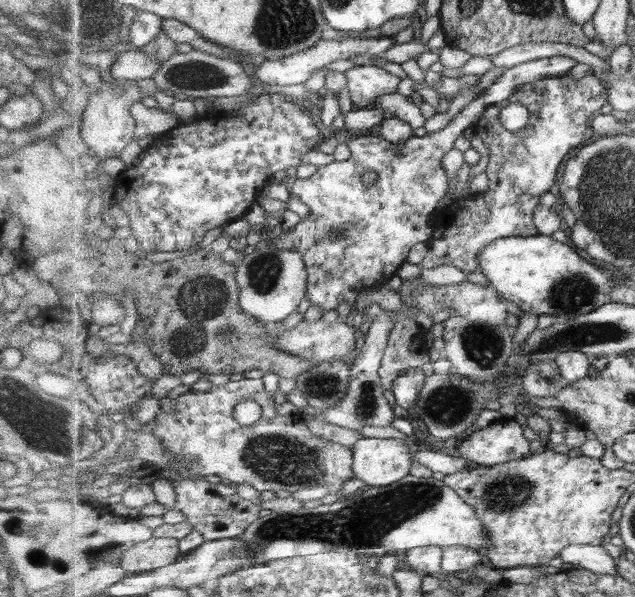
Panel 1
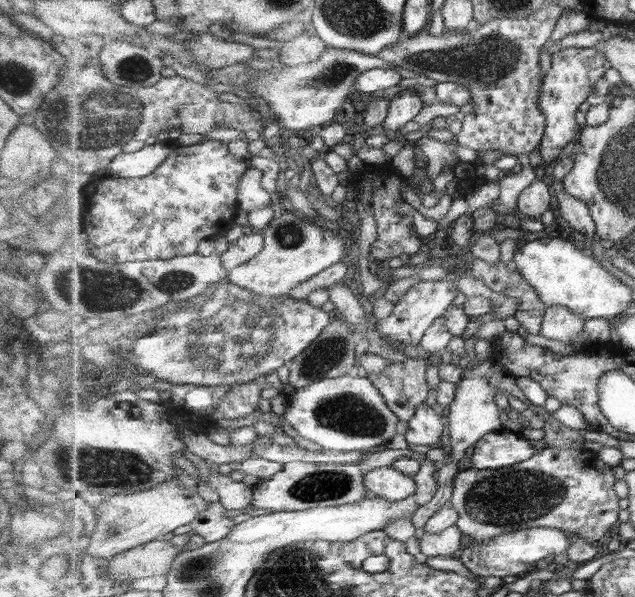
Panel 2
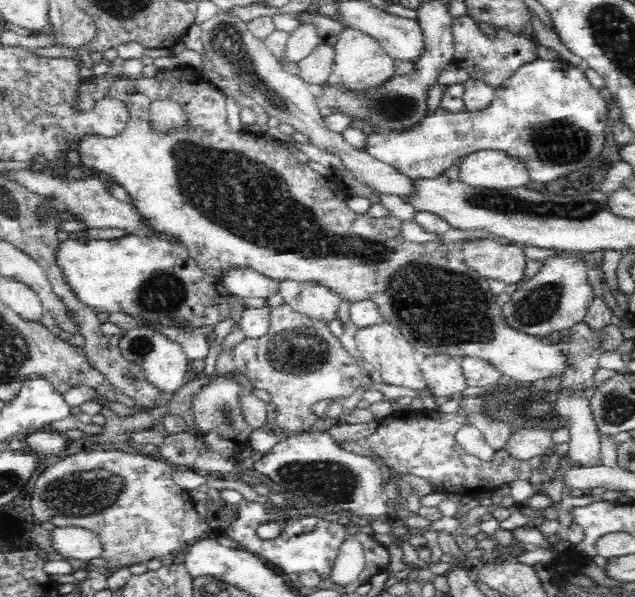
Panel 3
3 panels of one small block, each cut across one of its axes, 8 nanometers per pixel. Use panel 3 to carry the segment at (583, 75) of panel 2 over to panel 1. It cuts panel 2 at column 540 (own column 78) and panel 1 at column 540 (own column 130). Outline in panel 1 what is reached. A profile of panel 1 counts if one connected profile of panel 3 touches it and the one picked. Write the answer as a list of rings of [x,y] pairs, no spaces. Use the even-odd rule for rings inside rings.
[[[589,74],[580,79],[571,78],[568,75],[545,77],[520,86],[503,102],[489,104],[483,116],[472,127],[472,131],[483,140],[489,151],[489,163],[485,168],[489,178],[488,189],[480,193],[474,201],[468,196],[467,200],[459,198],[445,209],[437,210],[432,215],[431,225],[434,233],[427,242],[428,252],[419,266],[432,269],[447,265],[460,268],[466,273],[475,272],[480,268],[478,254],[498,238],[539,235],[534,216],[535,209],[541,202],[541,196],[551,192],[551,188],[557,184],[559,168],[563,160],[567,158],[567,154],[577,146],[587,146],[590,143],[589,138],[596,136],[589,120],[593,120],[593,117],[605,106],[605,102],[608,102],[608,88],[605,88],[597,75]],[[512,102],[520,102],[531,108],[531,122],[523,132],[511,132],[500,122],[502,108]]]

